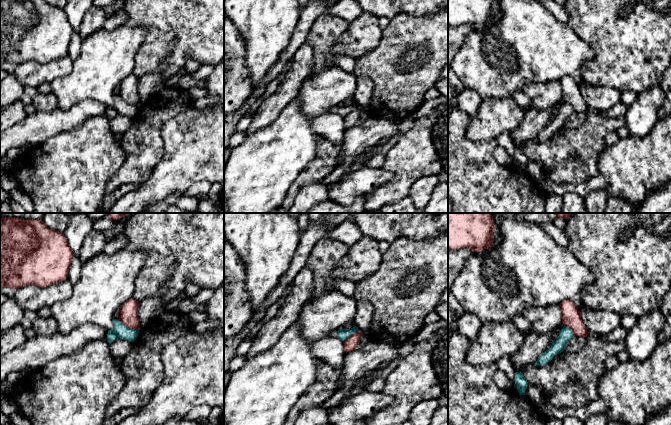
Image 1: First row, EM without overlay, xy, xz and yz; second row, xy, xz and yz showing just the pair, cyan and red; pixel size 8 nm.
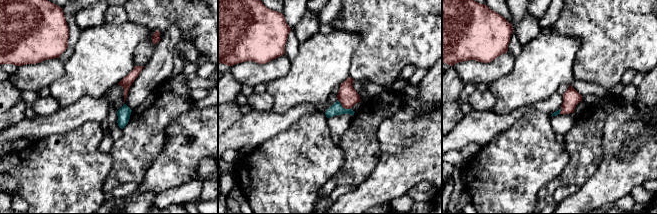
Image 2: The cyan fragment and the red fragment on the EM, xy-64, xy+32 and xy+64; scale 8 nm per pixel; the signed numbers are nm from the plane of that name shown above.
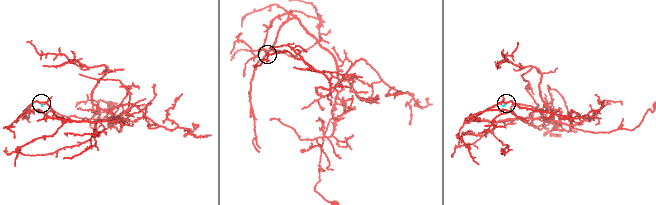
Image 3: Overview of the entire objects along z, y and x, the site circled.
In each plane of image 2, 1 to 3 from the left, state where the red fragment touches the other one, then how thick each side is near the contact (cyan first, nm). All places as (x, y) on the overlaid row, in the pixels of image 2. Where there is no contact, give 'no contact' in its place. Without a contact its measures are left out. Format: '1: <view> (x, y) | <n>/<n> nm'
1: no contact
2: xy+32 (344, 108) | 100/160 nm
3: xy+64 (560, 110) | 40/140 nm

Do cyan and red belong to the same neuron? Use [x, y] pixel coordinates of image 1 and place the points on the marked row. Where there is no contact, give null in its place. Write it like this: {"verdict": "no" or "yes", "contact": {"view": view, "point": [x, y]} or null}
{"verdict": "no", "contact": {"view": "xy", "point": [126, 326]}}

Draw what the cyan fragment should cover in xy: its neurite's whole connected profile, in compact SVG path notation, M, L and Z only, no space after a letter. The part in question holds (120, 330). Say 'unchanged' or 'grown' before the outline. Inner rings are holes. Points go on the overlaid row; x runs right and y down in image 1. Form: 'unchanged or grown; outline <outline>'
grown; outline M122 249L112 255L102 252L83 263L81 276L73 285L72 296L50 307L52 317L58 323L58 333L68 334L79 326L93 323L108 330L109 344L119 338L134 342L139 331L128 328L114 316L116 311L133 297L135 281L146 258L147 254L144 252Z

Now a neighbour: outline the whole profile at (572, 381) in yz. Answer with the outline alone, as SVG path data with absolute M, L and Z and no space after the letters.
M589 333L585 345L577 352L564 350L559 360L551 360L543 366L535 363L523 367L514 366L515 372L521 372L528 384L540 386L547 400L554 407L583 407L598 399L600 377L607 370L606 360L613 355L625 350L625 341L612 342L605 335Z

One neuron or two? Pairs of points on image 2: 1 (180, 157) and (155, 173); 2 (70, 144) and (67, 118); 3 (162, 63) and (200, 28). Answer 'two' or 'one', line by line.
1: one
2: two
3: two

